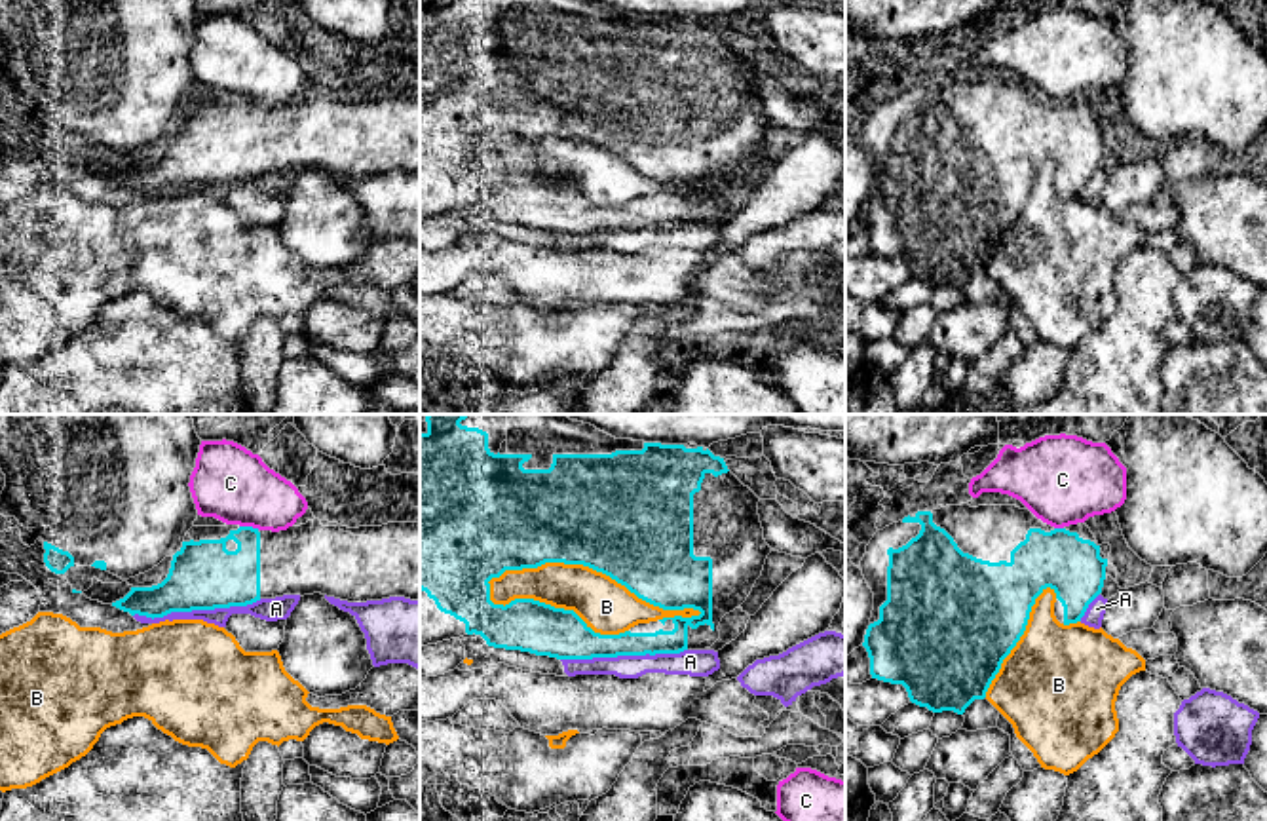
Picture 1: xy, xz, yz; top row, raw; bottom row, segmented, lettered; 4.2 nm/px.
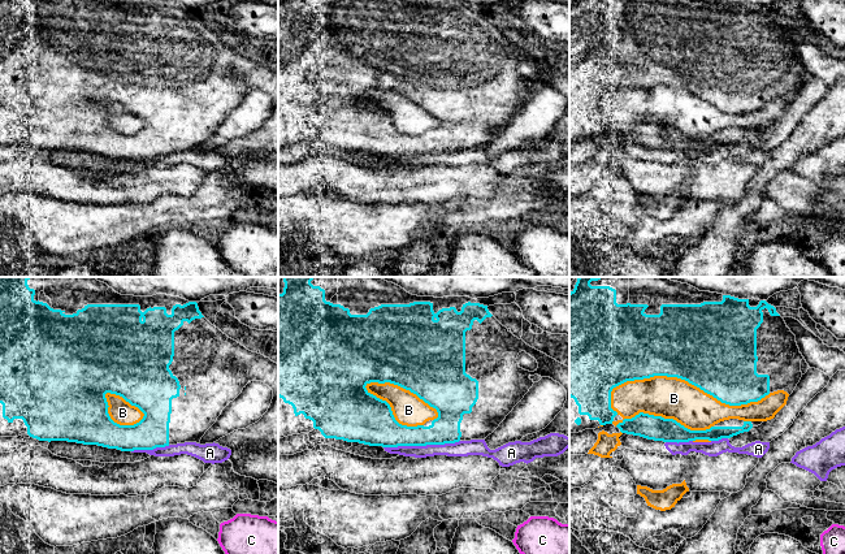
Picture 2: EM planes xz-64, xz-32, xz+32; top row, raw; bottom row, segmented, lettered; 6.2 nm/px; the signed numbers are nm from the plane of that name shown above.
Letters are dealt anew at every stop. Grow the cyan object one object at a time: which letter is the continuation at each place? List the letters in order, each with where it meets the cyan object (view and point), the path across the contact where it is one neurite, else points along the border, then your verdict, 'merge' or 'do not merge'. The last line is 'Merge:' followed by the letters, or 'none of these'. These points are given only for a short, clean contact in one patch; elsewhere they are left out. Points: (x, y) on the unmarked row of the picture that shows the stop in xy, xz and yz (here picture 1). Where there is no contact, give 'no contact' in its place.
A: meets cyan in xy at (196, 183); do not merge
B: meets cyan in xz at (595, 143); do not merge
C: meets cyan in xy at (249, 101); do not merge
Merge: none of these

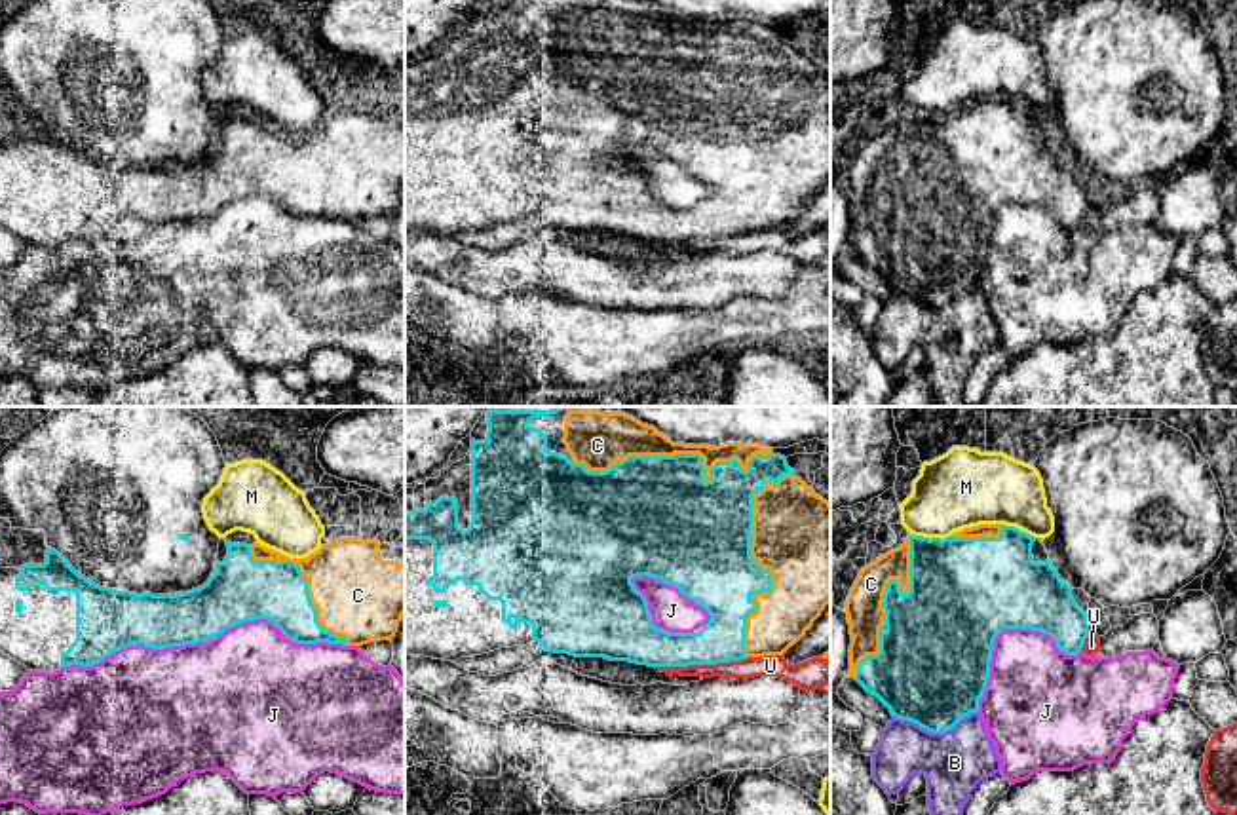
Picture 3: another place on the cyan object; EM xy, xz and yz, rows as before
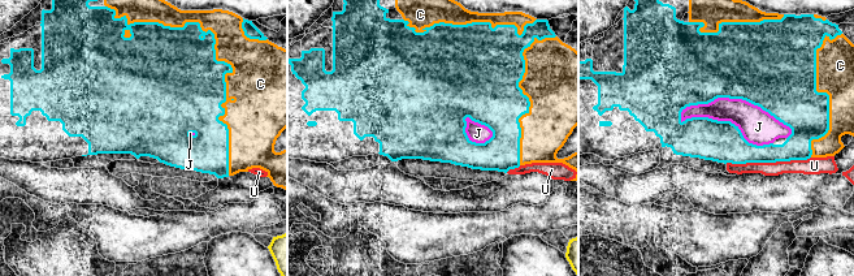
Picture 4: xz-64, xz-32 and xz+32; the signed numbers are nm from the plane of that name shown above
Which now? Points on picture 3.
B: meets cyan in yz at (935, 306); do not merge
C: meets cyan in xz at (681, 29); merge
J: meets cyan in xy at (204, 215); do not merge
M: meets cyan in yz at (932, 113); do not merge
U: meets cyan in xz at (700, 238); do not merge
Merge: C

